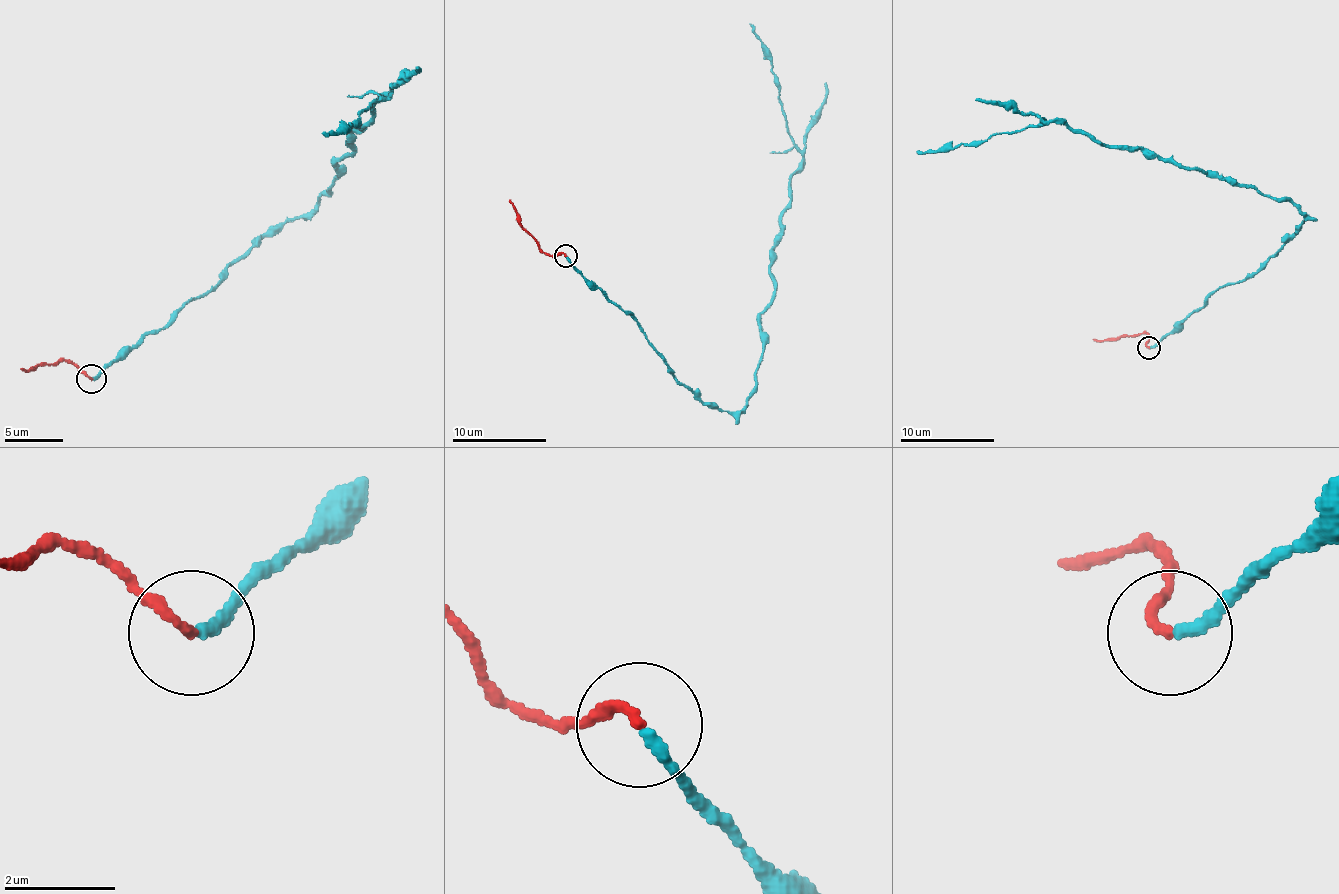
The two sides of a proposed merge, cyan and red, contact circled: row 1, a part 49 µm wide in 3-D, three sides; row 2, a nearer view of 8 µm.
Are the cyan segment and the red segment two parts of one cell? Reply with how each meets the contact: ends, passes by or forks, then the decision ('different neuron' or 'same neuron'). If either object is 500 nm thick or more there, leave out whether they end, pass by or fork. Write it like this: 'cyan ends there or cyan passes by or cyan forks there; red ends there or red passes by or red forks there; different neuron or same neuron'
cyan ends there; red ends there; different neuron

